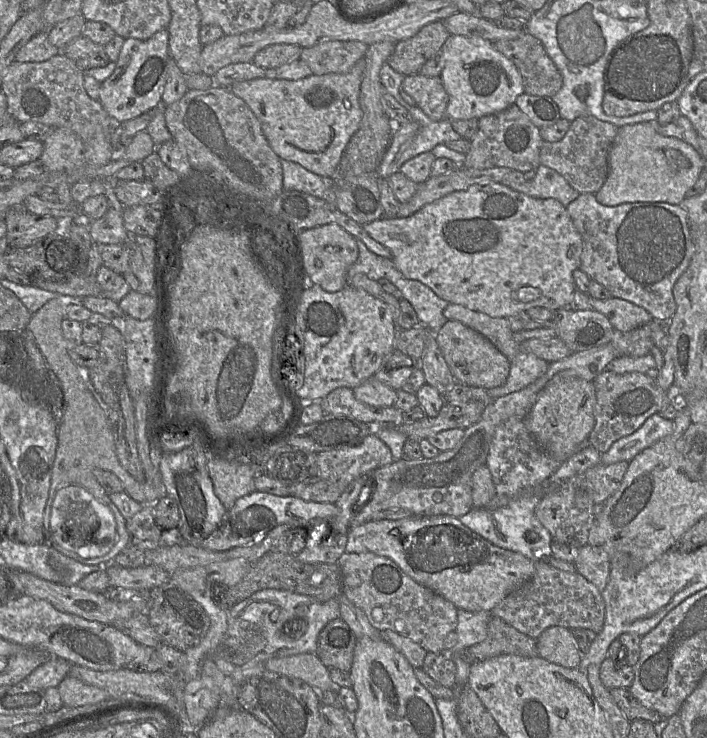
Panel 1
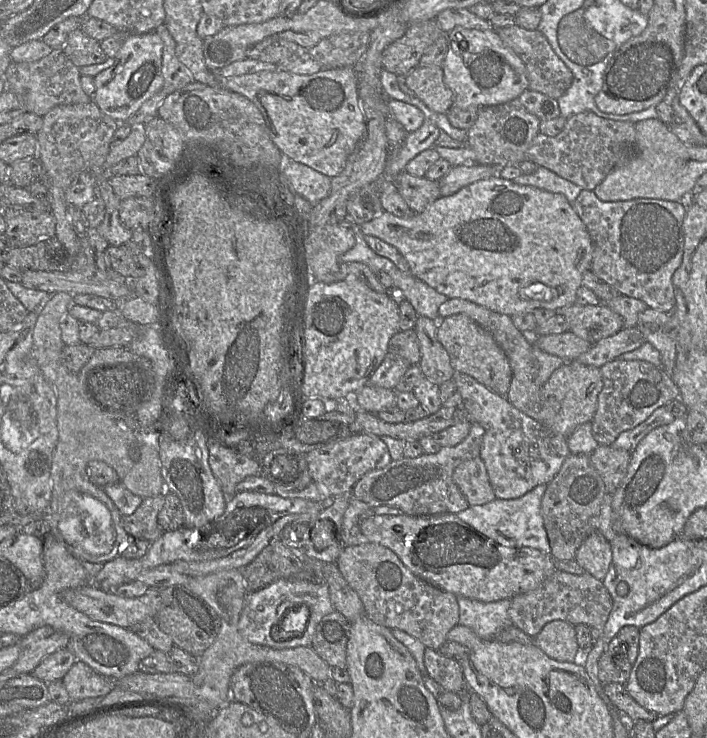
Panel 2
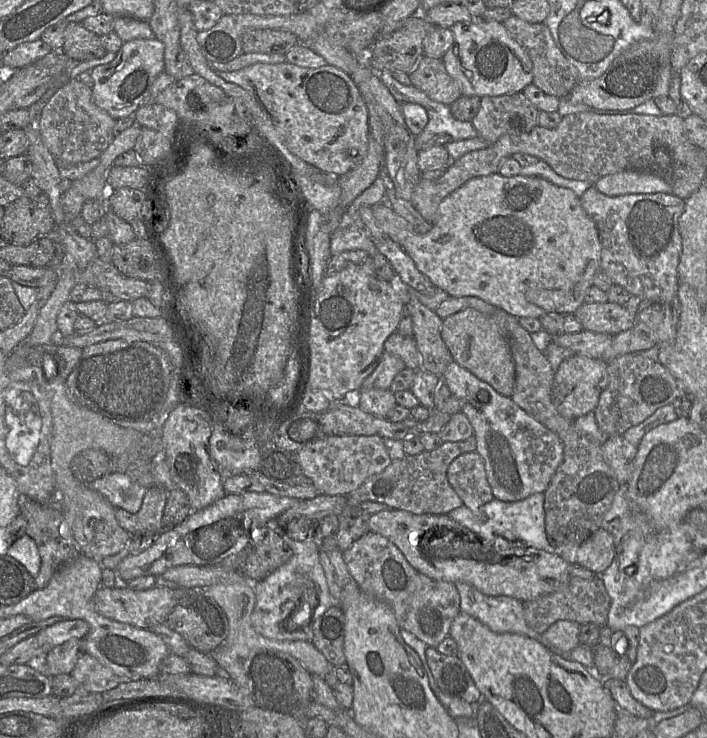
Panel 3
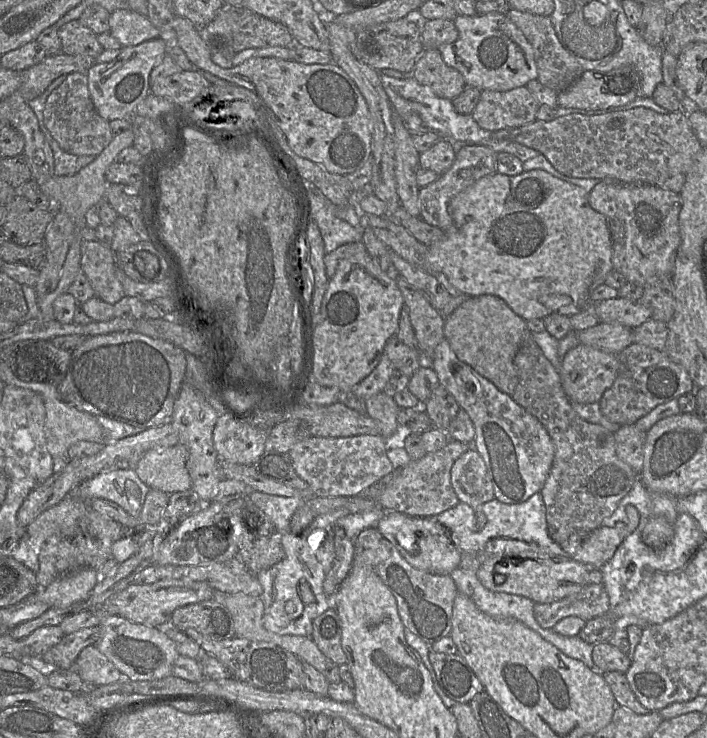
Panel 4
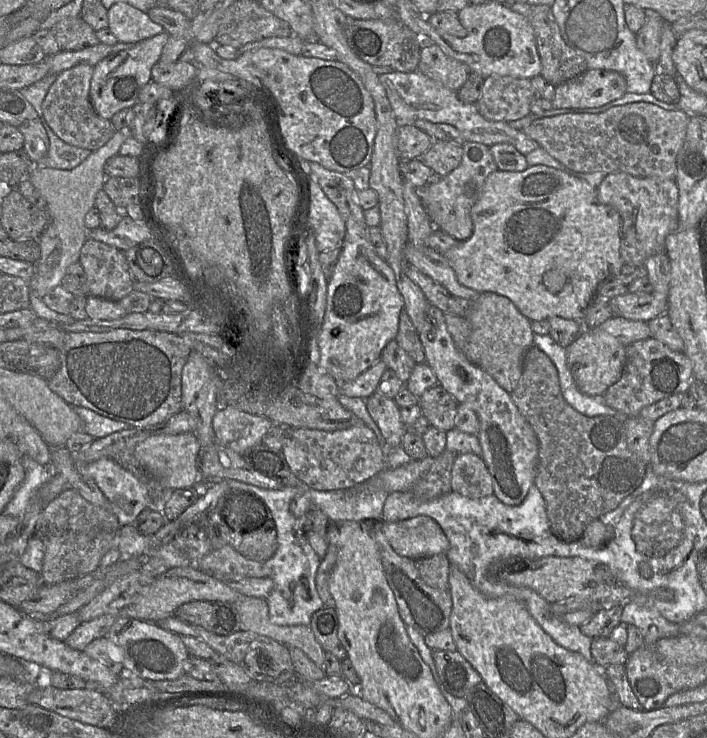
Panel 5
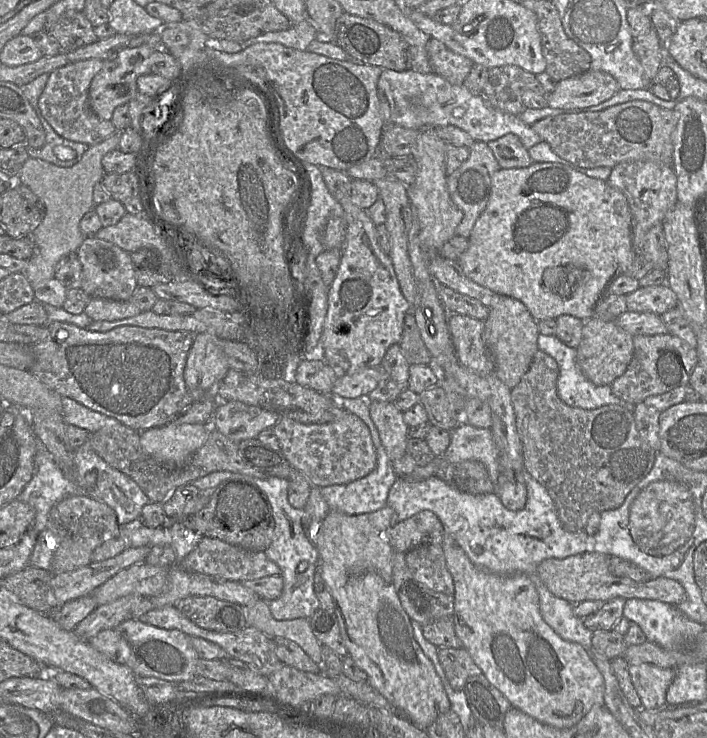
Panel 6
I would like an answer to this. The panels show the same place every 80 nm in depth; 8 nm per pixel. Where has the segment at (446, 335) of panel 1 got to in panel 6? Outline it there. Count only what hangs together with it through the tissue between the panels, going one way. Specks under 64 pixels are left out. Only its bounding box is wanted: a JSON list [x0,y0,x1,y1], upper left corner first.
[484,294,538,389]

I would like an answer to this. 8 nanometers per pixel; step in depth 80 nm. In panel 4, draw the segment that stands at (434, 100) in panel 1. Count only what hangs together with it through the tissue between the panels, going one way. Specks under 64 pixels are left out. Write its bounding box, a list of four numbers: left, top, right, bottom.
[412,49,466,100]

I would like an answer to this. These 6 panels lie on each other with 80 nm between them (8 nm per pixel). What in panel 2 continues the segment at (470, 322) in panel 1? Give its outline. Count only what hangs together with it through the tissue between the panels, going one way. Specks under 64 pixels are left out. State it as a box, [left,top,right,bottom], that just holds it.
[438,298,542,421]

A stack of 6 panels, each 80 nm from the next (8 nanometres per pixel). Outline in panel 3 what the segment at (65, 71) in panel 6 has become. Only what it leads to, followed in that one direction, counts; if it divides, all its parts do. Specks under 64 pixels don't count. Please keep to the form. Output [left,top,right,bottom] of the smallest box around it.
[38,77,115,168]

